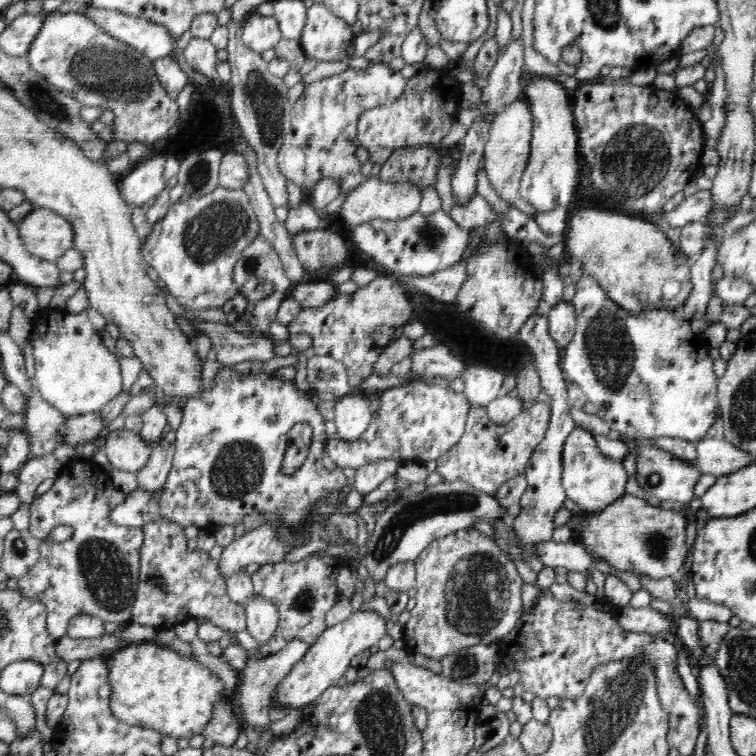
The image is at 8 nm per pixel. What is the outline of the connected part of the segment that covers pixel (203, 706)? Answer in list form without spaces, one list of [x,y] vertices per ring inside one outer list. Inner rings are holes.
[[[144,641],[132,646],[127,644],[110,656],[111,672],[108,673],[108,681],[112,685],[110,709],[114,717],[132,725],[156,730],[166,736],[173,736],[175,739],[190,739],[202,733],[208,726],[212,718],[212,708],[224,694],[224,682],[212,670],[198,662],[194,655],[192,658],[184,658],[170,647],[162,646],[155,641]]]

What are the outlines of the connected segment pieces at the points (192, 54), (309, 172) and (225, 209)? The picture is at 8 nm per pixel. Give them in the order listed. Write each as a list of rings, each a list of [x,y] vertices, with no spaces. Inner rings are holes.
[[[192,37],[188,46],[184,50],[184,60],[194,69],[206,77],[210,77],[212,81],[219,82],[217,71],[217,49],[210,39]]]
[[[374,64],[360,70],[347,69],[340,75],[306,85],[304,93],[293,105],[291,132],[283,140],[282,148],[276,158],[282,175],[305,191],[314,188],[316,182],[320,182],[322,178],[337,180],[341,184],[342,193],[356,189],[365,181],[361,172],[362,163],[356,157],[356,149],[361,145],[357,139],[360,114],[395,102],[403,96],[407,82],[408,80],[403,78],[400,71],[395,71],[389,65]]]
[[[218,186],[204,196],[188,196],[170,204],[165,216],[158,220],[142,244],[144,264],[149,264],[158,272],[160,285],[167,294],[172,294],[180,306],[188,310],[208,310],[221,308],[226,300],[237,293],[234,283],[234,266],[240,260],[244,248],[260,235],[258,217],[252,203],[243,189],[228,190]]]

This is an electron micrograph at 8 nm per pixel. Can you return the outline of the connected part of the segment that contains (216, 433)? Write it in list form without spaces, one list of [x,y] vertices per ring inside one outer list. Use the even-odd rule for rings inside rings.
[[[221,365],[219,371],[216,373],[213,381],[208,388],[203,389],[203,391],[197,396],[189,398],[183,409],[183,417],[181,423],[175,432],[175,453],[173,456],[172,468],[168,472],[168,478],[164,482],[164,488],[160,492],[148,492],[142,487],[138,487],[133,492],[126,494],[124,500],[118,503],[110,512],[110,521],[118,527],[128,527],[128,528],[143,528],[144,524],[150,524],[150,522],[158,522],[160,517],[167,518],[167,520],[172,520],[177,524],[180,524],[183,528],[196,525],[199,531],[211,531],[217,527],[223,527],[225,525],[237,525],[243,522],[243,518],[252,513],[253,510],[258,511],[266,517],[268,520],[266,524],[271,524],[275,530],[277,530],[277,535],[281,536],[281,542],[289,542],[291,546],[298,548],[308,542],[310,542],[311,537],[306,537],[304,535],[304,526],[308,526],[308,518],[312,514],[313,506],[322,498],[325,497],[330,491],[342,491],[342,486],[346,484],[346,479],[342,476],[340,472],[330,472],[326,467],[324,467],[324,462],[322,461],[322,451],[323,442],[327,439],[326,431],[324,428],[324,419],[320,415],[316,405],[312,403],[311,393],[305,392],[298,389],[298,385],[292,381],[286,381],[278,379],[273,373],[256,373],[251,372],[249,374],[238,373],[238,370],[234,369],[233,365]],[[305,422],[310,424],[312,427],[312,442],[309,448],[309,455],[304,459],[304,462],[291,474],[286,475],[282,471],[282,462],[284,460],[284,454],[286,454],[286,446],[288,446],[288,432],[296,424]]]

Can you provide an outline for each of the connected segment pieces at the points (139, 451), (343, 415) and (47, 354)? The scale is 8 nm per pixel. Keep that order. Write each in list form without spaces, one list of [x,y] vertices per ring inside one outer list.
[[[123,428],[109,429],[105,438],[105,452],[113,468],[125,470],[130,474],[140,472],[152,454],[153,446],[146,443],[136,431]]]
[[[348,393],[335,400],[333,421],[338,436],[346,441],[356,440],[372,420],[370,397],[360,393]]]
[[[90,306],[76,314],[67,311],[66,307],[47,307],[41,309],[40,313],[39,318],[32,323],[28,341],[32,345],[35,359],[34,383],[40,391],[41,398],[66,417],[99,412],[107,402],[124,390],[116,355],[102,343],[101,335],[104,333],[101,332],[107,324],[104,316]]]

